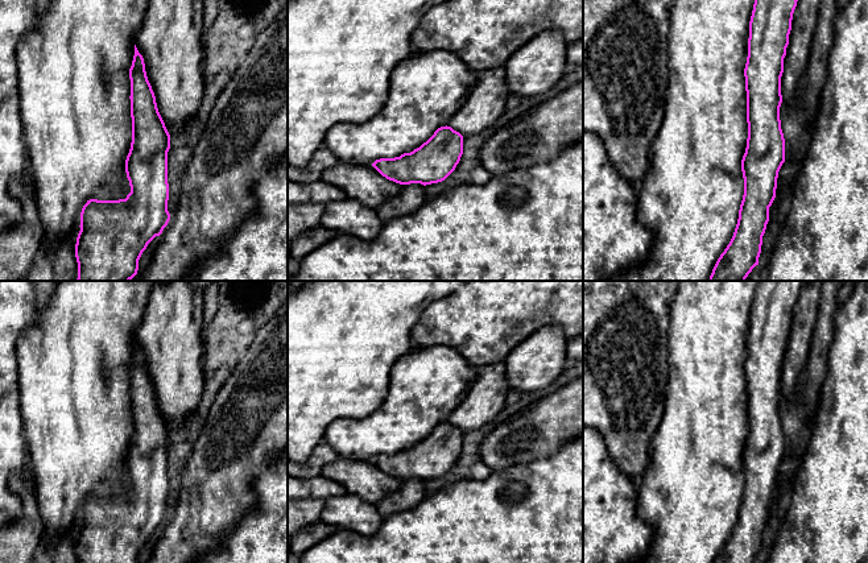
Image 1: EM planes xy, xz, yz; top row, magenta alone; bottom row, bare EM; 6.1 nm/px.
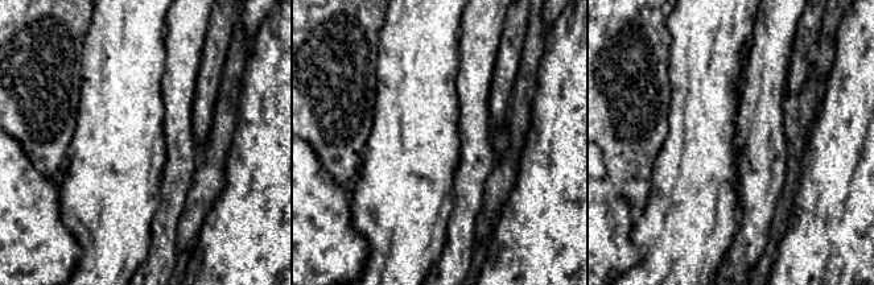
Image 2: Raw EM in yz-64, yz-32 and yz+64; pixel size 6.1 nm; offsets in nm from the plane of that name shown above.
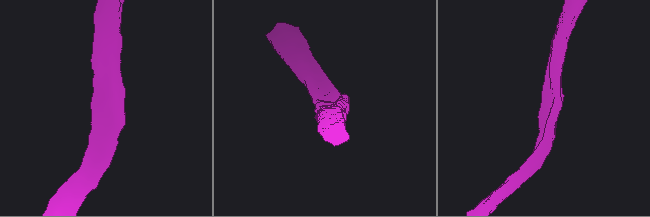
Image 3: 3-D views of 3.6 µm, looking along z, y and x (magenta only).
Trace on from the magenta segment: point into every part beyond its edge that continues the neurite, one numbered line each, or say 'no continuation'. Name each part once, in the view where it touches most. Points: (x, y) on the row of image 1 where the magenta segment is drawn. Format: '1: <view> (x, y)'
no continuation

